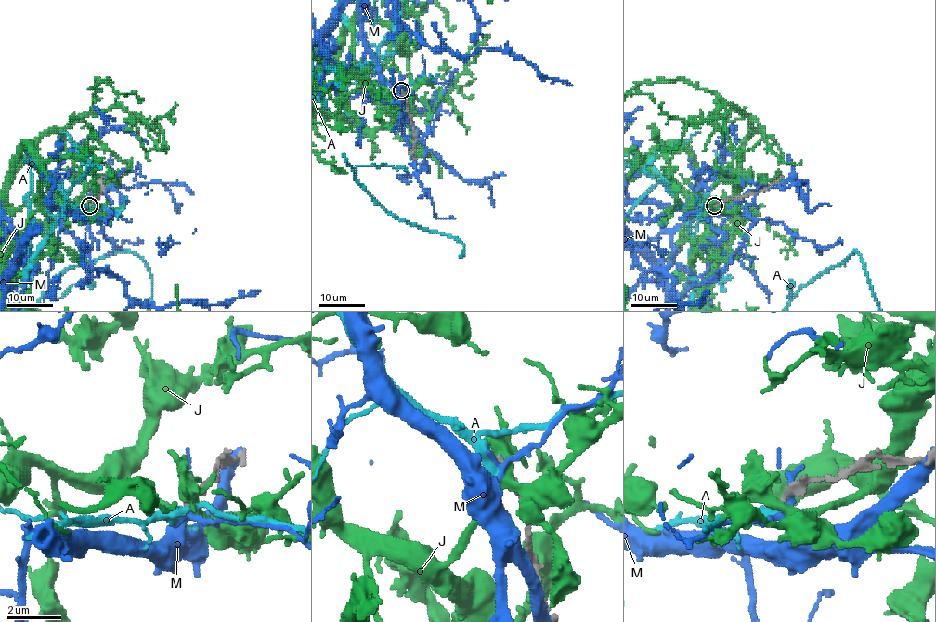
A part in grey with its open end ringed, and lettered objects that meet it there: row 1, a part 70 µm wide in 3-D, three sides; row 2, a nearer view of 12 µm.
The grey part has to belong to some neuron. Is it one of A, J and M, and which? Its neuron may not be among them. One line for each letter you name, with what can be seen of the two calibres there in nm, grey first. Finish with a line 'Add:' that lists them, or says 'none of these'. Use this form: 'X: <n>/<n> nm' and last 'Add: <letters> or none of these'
Add: none of these

